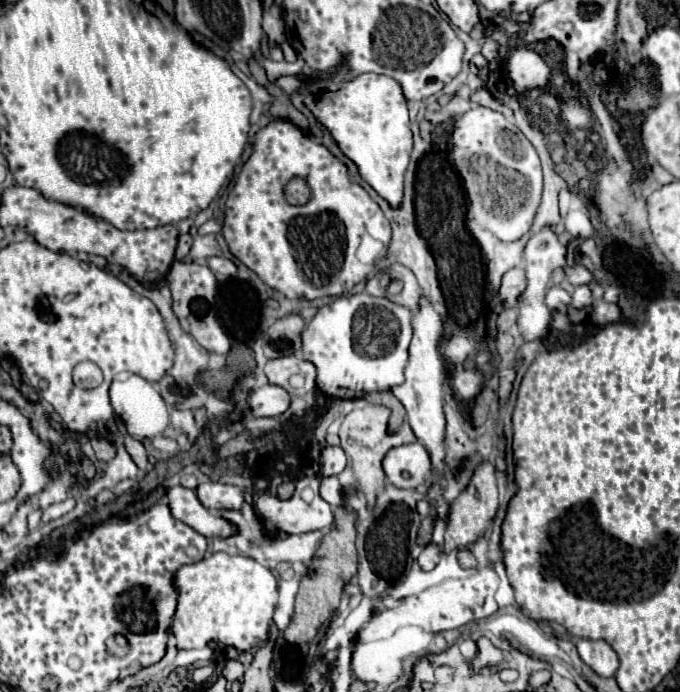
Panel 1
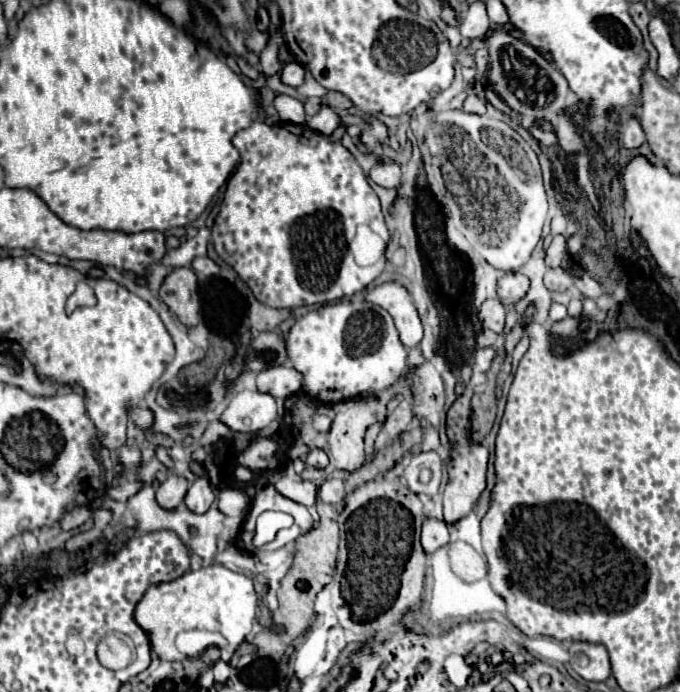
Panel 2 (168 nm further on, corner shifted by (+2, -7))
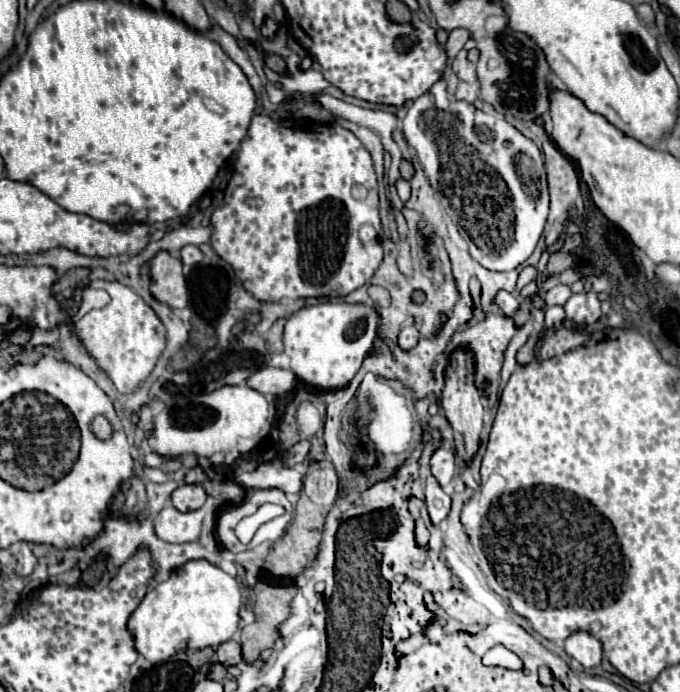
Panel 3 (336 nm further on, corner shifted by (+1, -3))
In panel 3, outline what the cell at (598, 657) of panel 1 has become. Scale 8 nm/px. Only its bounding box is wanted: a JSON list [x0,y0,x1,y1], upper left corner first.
[564,631,602,669]

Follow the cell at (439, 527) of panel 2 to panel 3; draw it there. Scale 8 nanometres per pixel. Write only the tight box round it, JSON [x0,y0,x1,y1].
[426,475,450,525]

